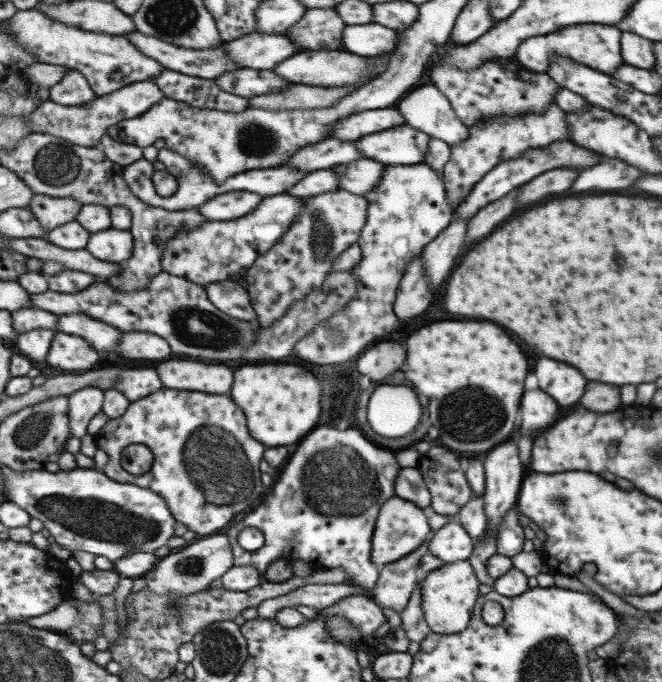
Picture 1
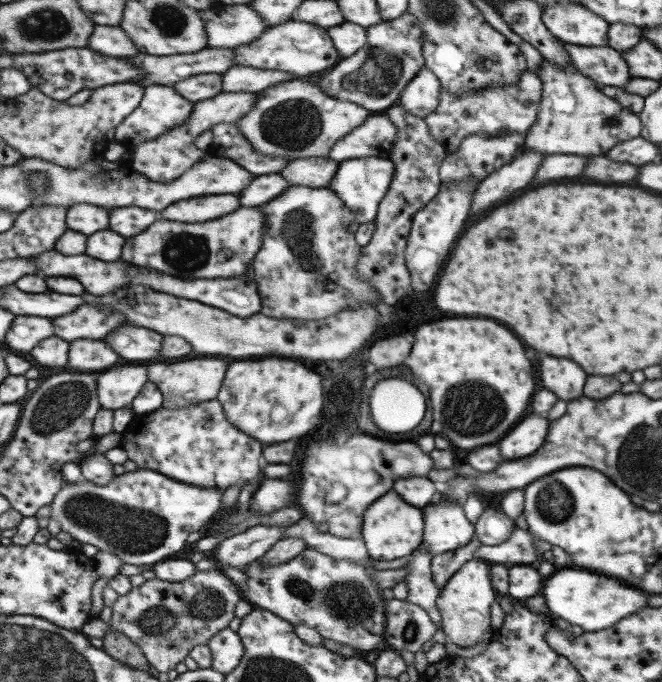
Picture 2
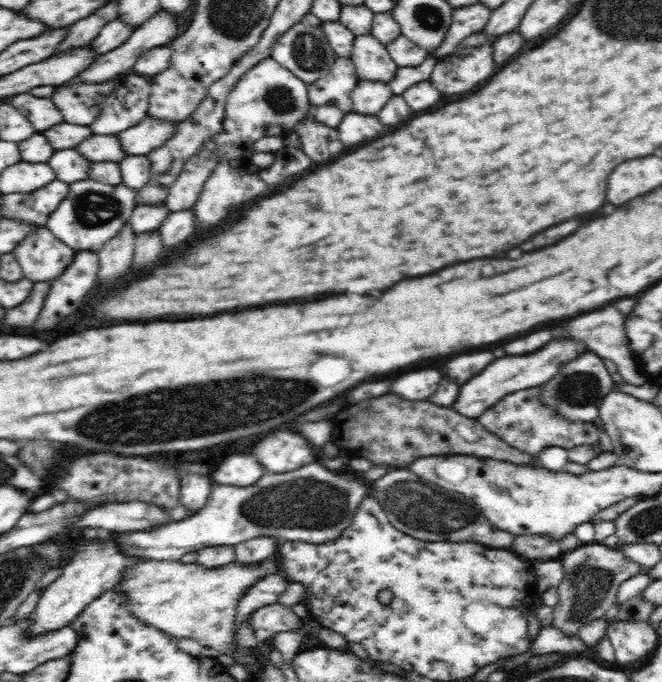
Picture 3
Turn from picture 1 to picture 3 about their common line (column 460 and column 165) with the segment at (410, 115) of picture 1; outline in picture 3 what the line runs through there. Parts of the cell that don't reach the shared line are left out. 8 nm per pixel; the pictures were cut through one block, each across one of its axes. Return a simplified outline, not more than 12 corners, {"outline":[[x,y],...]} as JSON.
{"outline":[[147,116],[118,134],[126,154],[148,154],[174,134],[172,121]]}

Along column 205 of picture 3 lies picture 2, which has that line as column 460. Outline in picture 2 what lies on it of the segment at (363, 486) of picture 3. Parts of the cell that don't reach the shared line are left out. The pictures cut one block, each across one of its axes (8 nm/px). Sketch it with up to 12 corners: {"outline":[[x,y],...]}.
{"outline":[[435,500],[421,510],[419,548],[431,557],[466,546],[474,525],[461,505]]}

